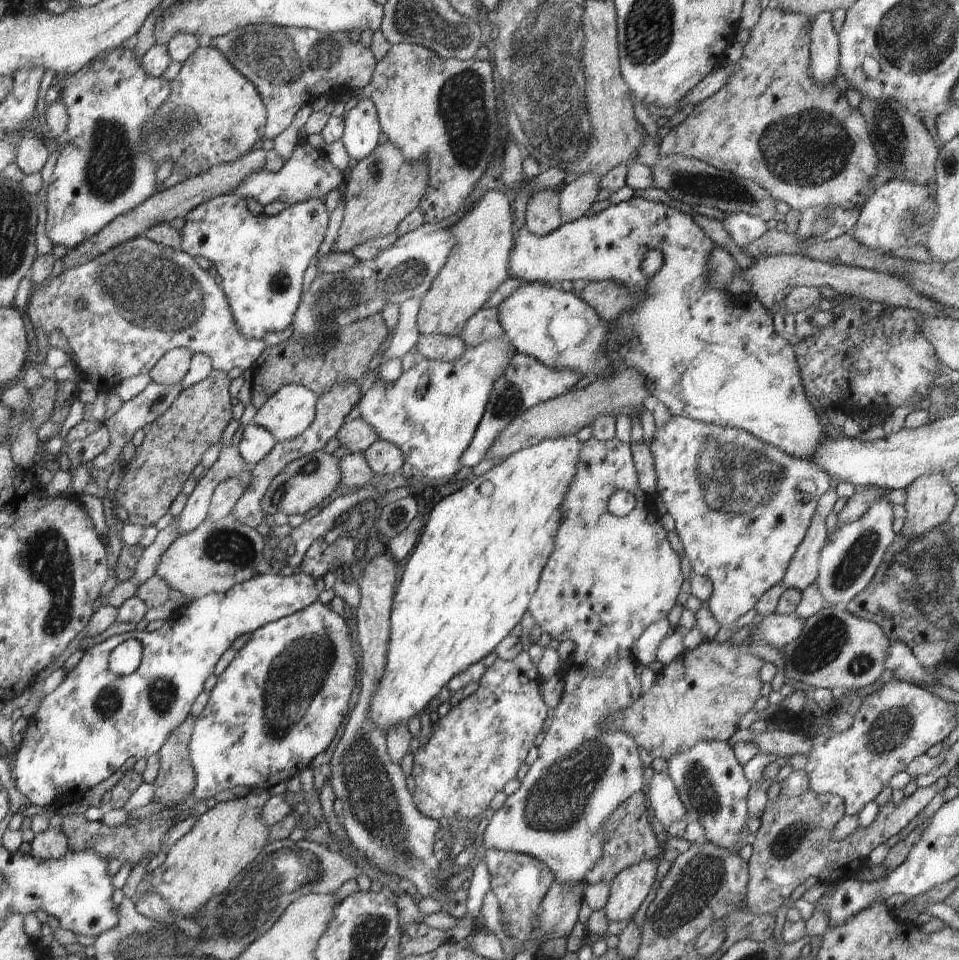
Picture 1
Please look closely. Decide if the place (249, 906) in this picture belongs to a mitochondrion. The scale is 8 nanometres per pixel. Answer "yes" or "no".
yes

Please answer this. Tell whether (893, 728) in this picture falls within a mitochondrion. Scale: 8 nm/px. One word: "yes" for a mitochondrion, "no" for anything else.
yes

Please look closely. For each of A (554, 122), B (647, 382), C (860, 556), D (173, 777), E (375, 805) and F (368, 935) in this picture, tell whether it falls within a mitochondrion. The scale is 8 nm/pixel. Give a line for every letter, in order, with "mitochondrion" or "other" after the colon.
A: mitochondrion
B: other
C: mitochondrion
D: other
E: mitochondrion
F: mitochondrion

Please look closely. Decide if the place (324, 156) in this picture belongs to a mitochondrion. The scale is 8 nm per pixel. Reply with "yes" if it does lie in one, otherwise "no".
no

